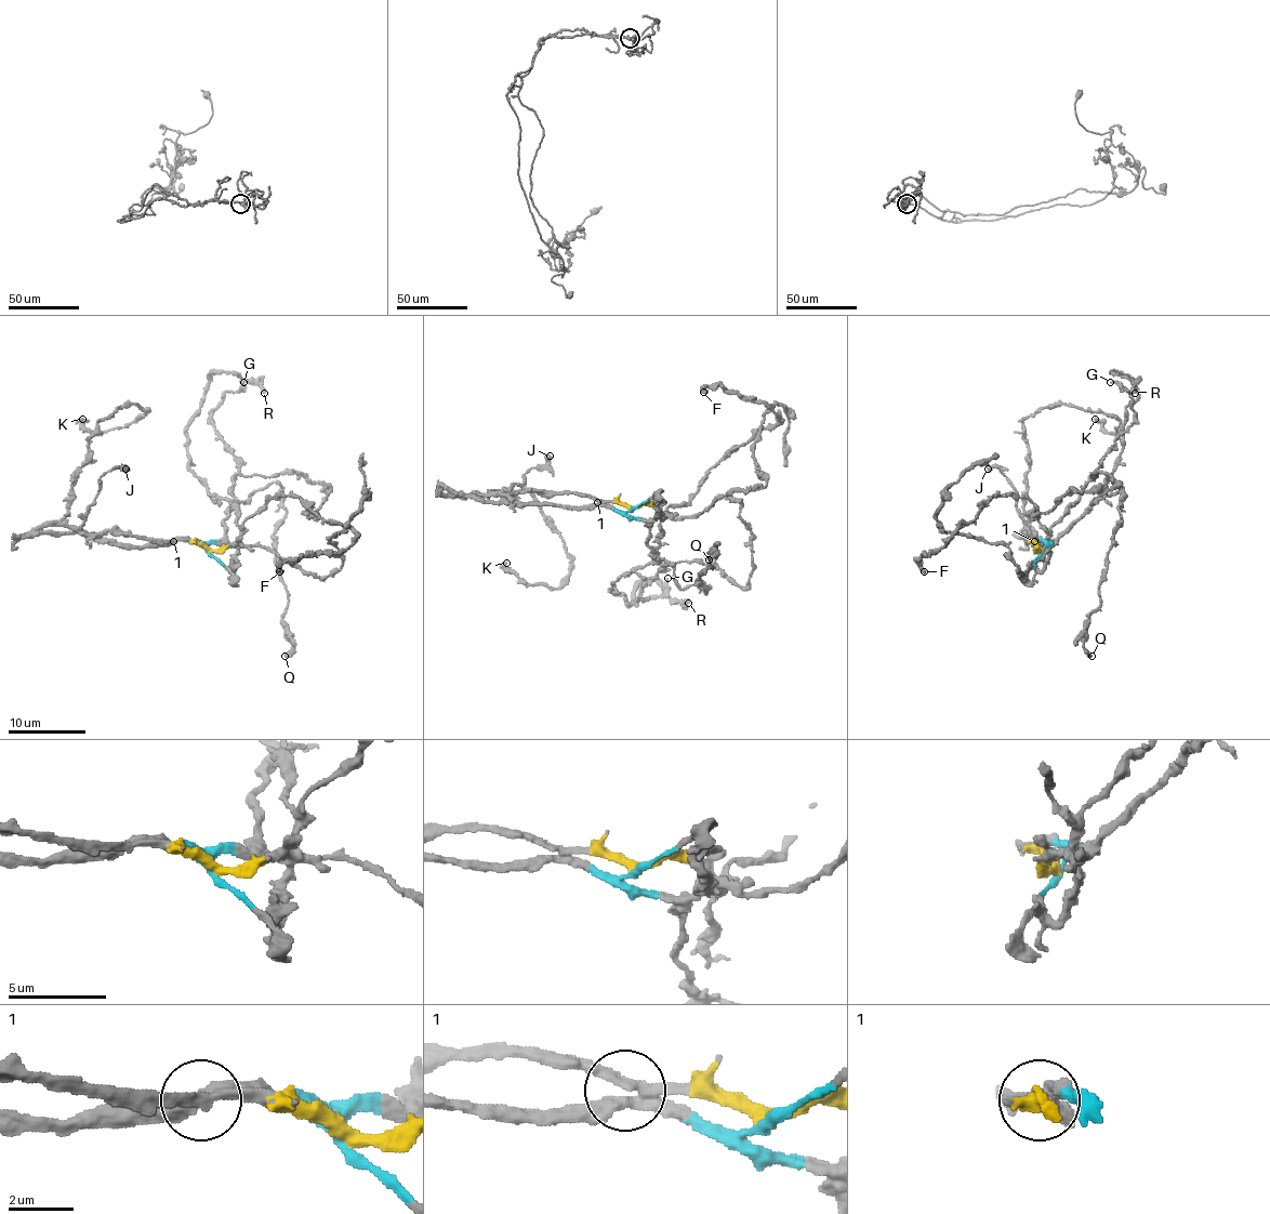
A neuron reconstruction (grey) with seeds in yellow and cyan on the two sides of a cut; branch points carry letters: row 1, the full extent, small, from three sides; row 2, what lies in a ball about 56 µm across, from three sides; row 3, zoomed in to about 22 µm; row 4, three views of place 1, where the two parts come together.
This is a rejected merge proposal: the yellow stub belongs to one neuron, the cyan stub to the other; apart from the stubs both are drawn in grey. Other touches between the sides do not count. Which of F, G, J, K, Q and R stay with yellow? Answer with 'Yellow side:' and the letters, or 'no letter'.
Yellow side: F, G, K

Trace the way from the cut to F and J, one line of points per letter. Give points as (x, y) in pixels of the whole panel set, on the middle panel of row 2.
F: (632, 510), (655, 505), (666, 513), (683, 505), (700, 480), (780, 418), (761, 400), (719, 386), (703, 393)
J: (632, 510), (523, 505), (508, 502), (508, 492), (518, 486), (523, 476), (532, 469), (544, 464), (550, 454)

